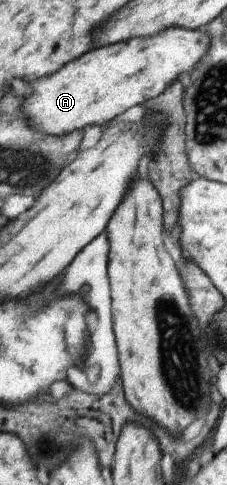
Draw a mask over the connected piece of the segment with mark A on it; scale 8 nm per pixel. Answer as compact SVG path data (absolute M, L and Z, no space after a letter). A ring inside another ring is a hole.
M173 28L157 35L155 39L129 39L127 43L117 43L95 51L87 51L87 55L85 53L79 55L79 59L65 63L55 73L41 79L31 79L29 83L31 91L22 97L20 113L23 113L24 121L33 131L54 138L61 138L69 134L69 131L81 129L85 125L99 125L99 123L111 121L121 111L159 95L169 83L178 80L179 73L190 74L192 67L199 62L205 50L210 51L211 44L208 41L208 36L202 29Z

